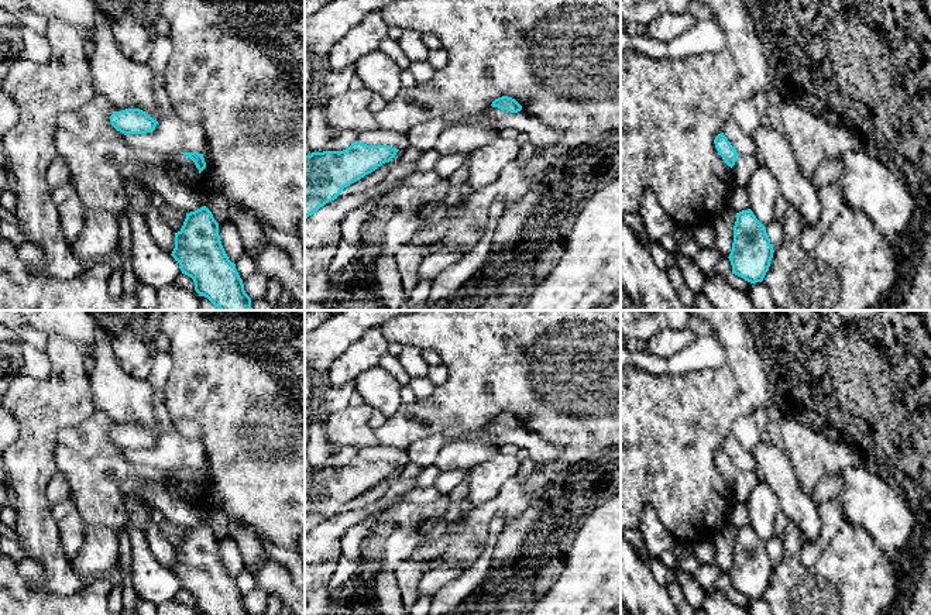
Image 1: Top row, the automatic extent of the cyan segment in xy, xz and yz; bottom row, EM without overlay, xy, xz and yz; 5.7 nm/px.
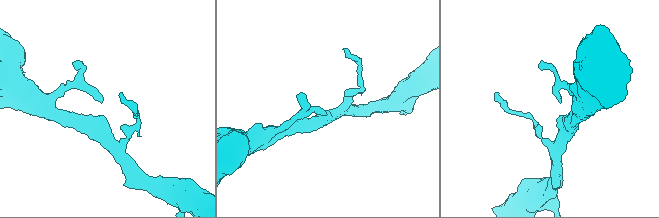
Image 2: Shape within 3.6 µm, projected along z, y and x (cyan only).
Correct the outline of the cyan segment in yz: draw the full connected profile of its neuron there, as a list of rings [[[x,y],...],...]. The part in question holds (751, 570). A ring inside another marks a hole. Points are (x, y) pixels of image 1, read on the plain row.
[[[750,525],[736,529],[734,559],[729,570],[732,590],[750,599],[762,598],[773,574],[766,543]]]

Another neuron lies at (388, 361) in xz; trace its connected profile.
[[[385,353],[382,358],[379,360],[379,367],[385,368],[395,379],[396,382],[402,385],[409,385],[410,377],[401,364],[399,358]]]

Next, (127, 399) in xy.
[[[97,330],[95,348],[89,357],[95,406],[106,413],[116,427],[140,425],[158,437],[152,388],[147,378],[123,368],[113,351],[111,337]]]

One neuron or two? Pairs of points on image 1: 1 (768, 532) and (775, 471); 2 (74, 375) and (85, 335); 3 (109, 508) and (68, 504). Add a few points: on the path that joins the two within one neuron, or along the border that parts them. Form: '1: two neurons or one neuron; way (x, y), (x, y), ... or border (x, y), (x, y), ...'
1: two neurons; border (763, 478), (775, 494), (780, 509)
2: two neurons; border (51, 335), (59, 335), (75, 342), (88, 358)
3: two neurons; border (69, 494), (85, 522)

